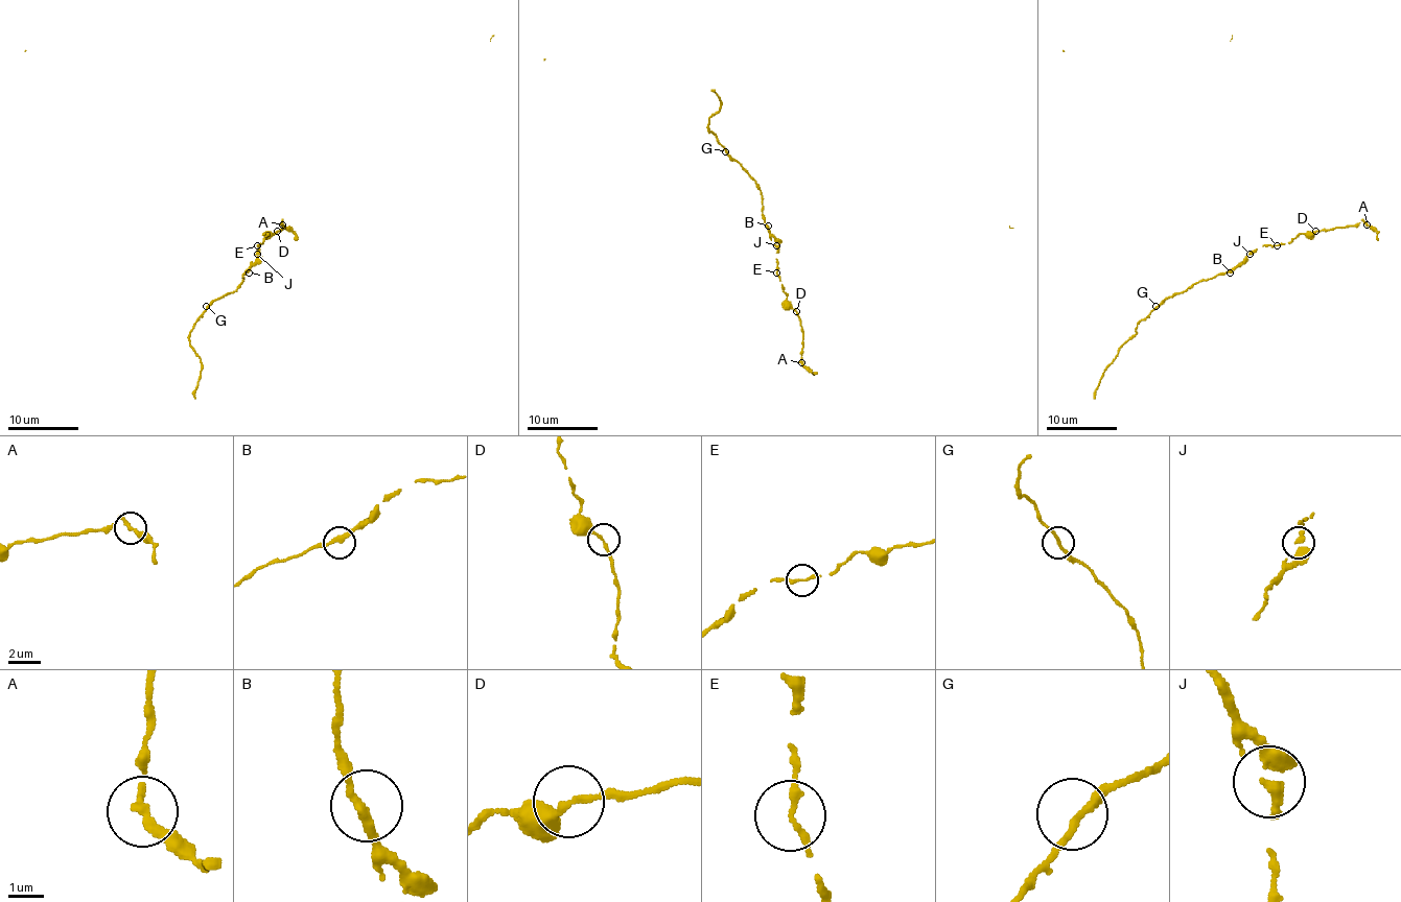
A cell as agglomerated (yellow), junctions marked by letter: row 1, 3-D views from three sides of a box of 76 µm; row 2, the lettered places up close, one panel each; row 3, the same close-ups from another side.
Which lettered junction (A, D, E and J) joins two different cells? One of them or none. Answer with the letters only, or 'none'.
none

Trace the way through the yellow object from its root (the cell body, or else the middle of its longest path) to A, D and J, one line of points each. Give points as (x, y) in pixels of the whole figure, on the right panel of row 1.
A: (1230, 270), (1263, 245), (1291, 242), (1300, 234), (1356, 227), (1361, 221), (1367, 224)
D: (1230, 270), (1263, 245), (1279, 245), (1291, 242), (1300, 234), (1315, 232)
J: (1230, 270), (1248, 255)

